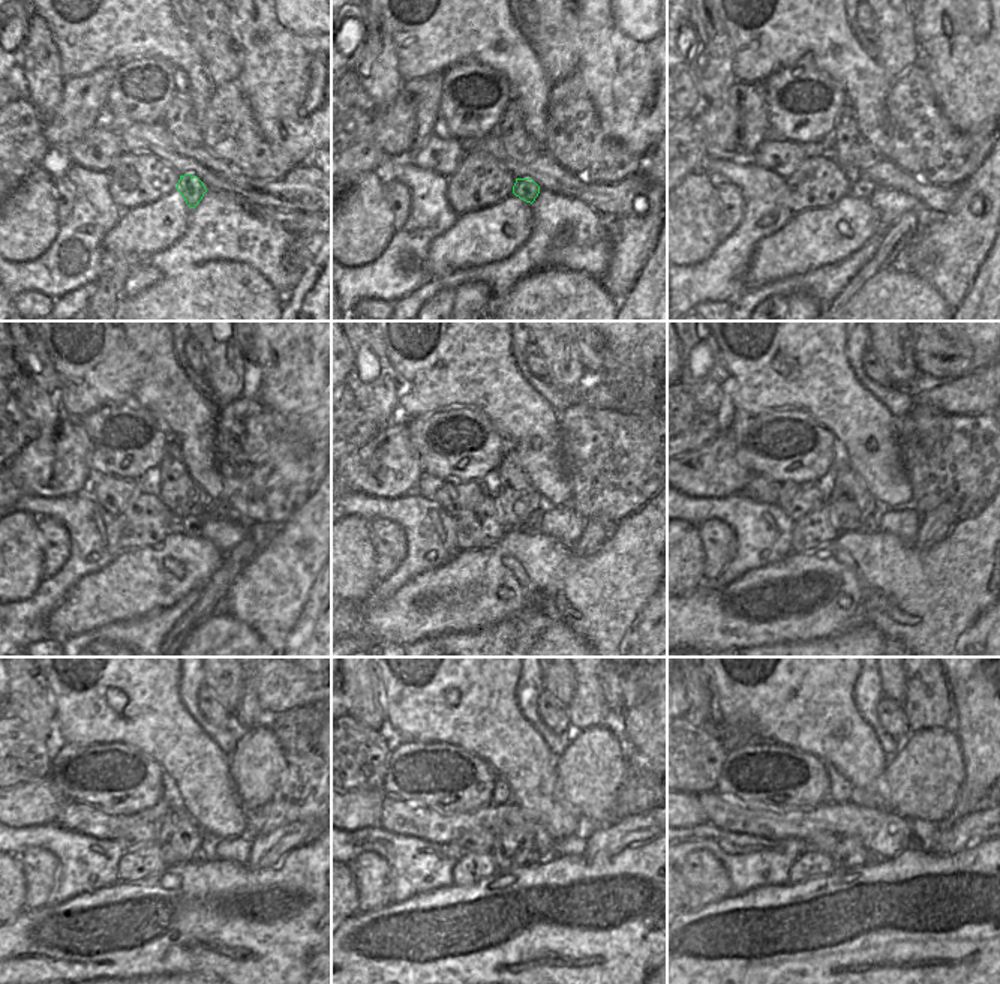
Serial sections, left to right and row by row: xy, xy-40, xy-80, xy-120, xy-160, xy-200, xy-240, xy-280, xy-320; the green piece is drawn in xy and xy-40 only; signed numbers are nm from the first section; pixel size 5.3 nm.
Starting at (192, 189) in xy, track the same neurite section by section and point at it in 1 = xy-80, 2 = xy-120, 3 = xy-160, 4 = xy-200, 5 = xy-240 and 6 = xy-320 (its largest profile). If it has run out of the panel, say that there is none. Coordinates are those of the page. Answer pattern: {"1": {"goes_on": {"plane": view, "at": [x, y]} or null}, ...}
{"1": {"goes_on": {"plane": "xy-80", "at": [861, 189]}}, "2": {"goes_on": {"plane": "xy-120", "at": [192, 525]}}, "3": {"goes_on": {"plane": "xy-160", "at": [531, 527]}}, "4": {"goes_on": {"plane": "xy-200", "at": [873, 524]}}, "5": {"goes_on": {"plane": "xy-240", "at": [207, 851]}}, "6": {"goes_on": {"plane": "xy-320", "at": [870, 857]}}}

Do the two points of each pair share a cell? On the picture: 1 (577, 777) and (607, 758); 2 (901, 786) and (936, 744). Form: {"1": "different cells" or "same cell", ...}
{"1": "same cell", "2": "same cell"}

